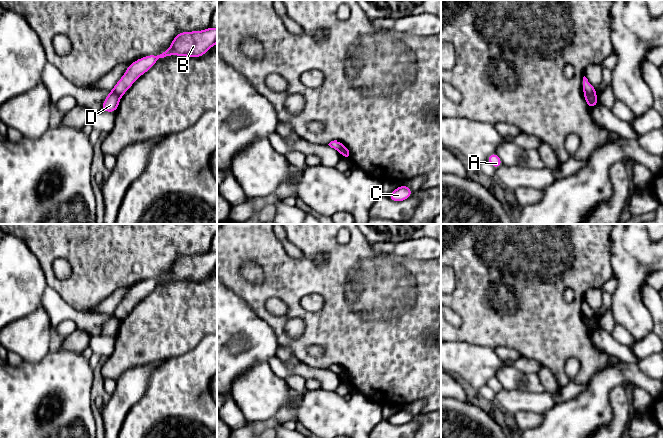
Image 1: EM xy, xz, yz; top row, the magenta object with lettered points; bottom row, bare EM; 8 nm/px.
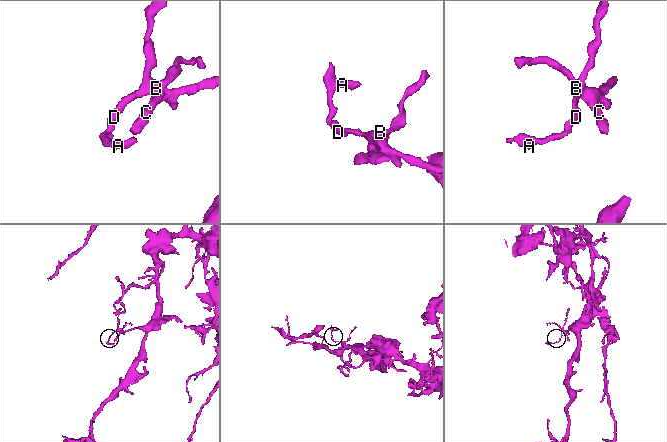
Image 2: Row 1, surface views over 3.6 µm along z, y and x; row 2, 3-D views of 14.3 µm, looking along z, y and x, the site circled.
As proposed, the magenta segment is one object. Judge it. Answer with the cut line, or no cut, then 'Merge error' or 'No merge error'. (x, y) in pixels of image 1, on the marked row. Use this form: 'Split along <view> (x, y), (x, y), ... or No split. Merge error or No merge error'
Split along yz (584, 91), (594, 95). Merge error

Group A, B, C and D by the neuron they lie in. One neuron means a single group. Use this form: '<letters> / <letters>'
A D / B C

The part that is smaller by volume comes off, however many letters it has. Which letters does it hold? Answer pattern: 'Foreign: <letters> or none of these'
Foreign: A, D

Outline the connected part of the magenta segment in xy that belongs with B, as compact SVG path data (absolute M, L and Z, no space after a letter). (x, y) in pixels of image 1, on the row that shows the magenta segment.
M214 27L202 31L180 32L174 37L171 47L162 54L148 55L131 63L113 90L120 97L123 96L135 80L147 72L159 58L172 55L198 58L203 56L216 43L217 28Z

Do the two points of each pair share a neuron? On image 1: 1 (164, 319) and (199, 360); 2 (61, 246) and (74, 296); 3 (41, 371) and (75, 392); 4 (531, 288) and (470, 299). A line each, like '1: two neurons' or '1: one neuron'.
1: two neurons
2: one neuron
3: one neuron
4: one neuron

